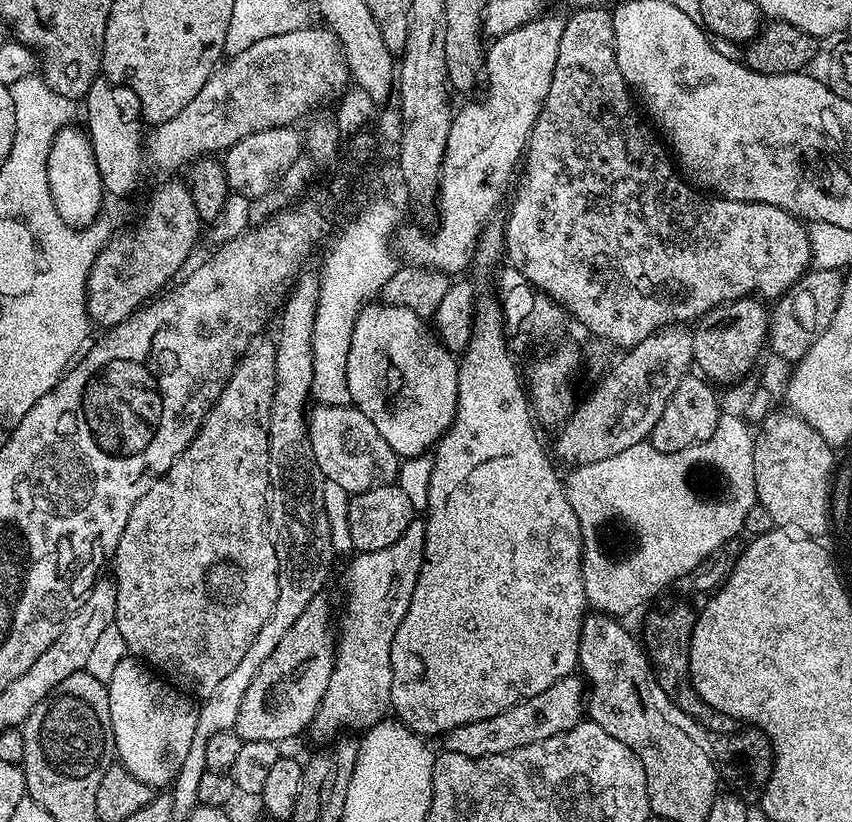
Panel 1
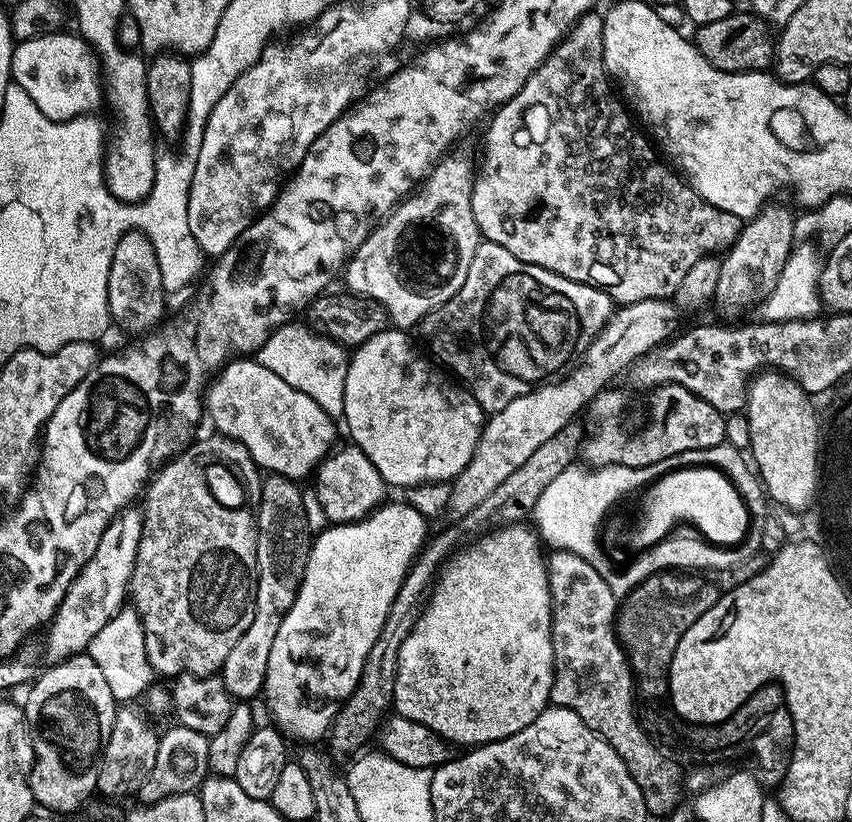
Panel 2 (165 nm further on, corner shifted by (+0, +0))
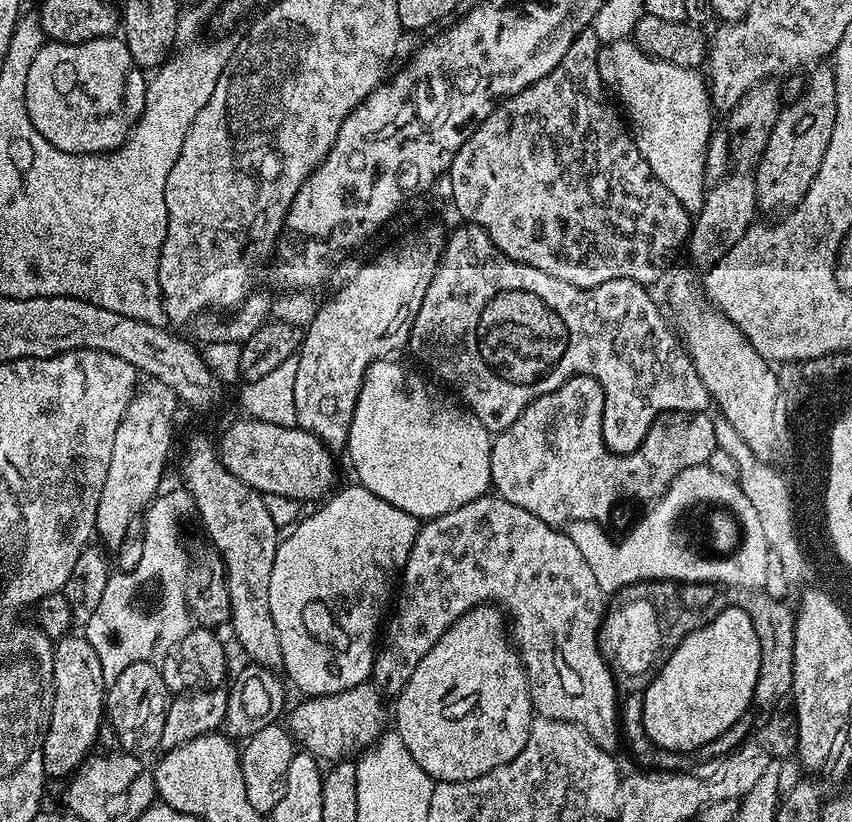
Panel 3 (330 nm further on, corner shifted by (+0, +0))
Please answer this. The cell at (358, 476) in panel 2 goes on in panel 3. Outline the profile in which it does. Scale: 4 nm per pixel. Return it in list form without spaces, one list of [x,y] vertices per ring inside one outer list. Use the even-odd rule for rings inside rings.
[[[255,418],[243,419],[234,421],[221,434],[220,440],[218,438],[220,461],[226,470],[230,470],[230,474],[234,474],[234,478],[246,482],[246,486],[265,497],[285,496],[288,500],[320,502],[337,487],[333,449],[314,434],[299,426],[275,424]]]

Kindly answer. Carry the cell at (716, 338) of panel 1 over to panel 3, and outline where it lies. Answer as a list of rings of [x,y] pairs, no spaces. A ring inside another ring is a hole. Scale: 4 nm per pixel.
[[[824,66],[813,67],[816,69],[807,73],[800,100],[781,107],[778,122],[774,122],[774,130],[754,169],[756,202],[761,213],[795,208],[810,190],[810,182],[814,182],[818,166],[826,158],[826,146],[830,146],[830,134],[834,134],[836,74],[831,67],[820,67]]]

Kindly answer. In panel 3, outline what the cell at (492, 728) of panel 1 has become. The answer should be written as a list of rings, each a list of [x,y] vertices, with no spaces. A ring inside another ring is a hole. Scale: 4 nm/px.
[[[365,682],[350,690],[325,696],[309,696],[301,699],[301,704],[287,713],[286,727],[292,734],[293,741],[303,751],[315,756],[321,762],[340,762],[351,752],[363,753],[385,735],[384,723],[389,723],[390,712],[380,705],[382,693],[376,685]]]

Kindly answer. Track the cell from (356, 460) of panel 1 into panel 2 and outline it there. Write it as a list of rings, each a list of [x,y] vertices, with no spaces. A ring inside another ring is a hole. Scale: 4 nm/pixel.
[[[256,358],[229,360],[211,377],[202,397],[202,404],[206,409],[207,419],[209,416],[216,427],[213,429],[219,435],[244,444],[252,463],[257,469],[264,471],[265,468],[265,473],[268,474],[287,476],[297,482],[303,481],[303,476],[313,475],[320,461],[333,447],[332,439],[336,436],[336,428],[332,425],[335,424],[333,417],[328,416],[326,410],[322,410],[322,406],[314,402],[314,398],[302,394],[302,390],[294,390],[294,386],[289,386],[287,382],[282,382],[282,378],[274,374],[274,370],[266,370],[266,366],[262,366]]]

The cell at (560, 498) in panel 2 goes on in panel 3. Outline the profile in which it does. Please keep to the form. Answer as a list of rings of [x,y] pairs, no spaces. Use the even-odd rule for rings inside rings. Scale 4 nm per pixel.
[[[707,464],[690,466],[679,472],[670,482],[667,490],[649,507],[652,509],[633,526],[632,533],[621,544],[615,544],[600,529],[603,527],[594,520],[573,520],[567,525],[566,531],[574,542],[574,546],[578,546],[578,551],[586,558],[590,570],[594,570],[594,578],[598,578],[598,586],[605,594],[615,594],[621,588],[627,588],[645,580],[672,582],[677,579],[676,572],[684,572],[686,579],[701,580],[704,584],[753,588],[760,586],[766,580],[764,534],[761,532],[756,512],[738,488],[739,485],[735,479],[723,477]],[[706,498],[724,500],[730,508],[734,508],[742,516],[742,522],[744,522],[744,526],[740,528],[742,546],[736,546],[738,550],[734,550],[734,554],[726,554],[723,558],[709,558],[708,548],[706,548],[699,553],[699,558],[692,554],[684,555],[682,554],[685,551],[684,547],[674,538],[670,538],[674,516],[678,516],[678,512],[688,502],[700,502]]]

